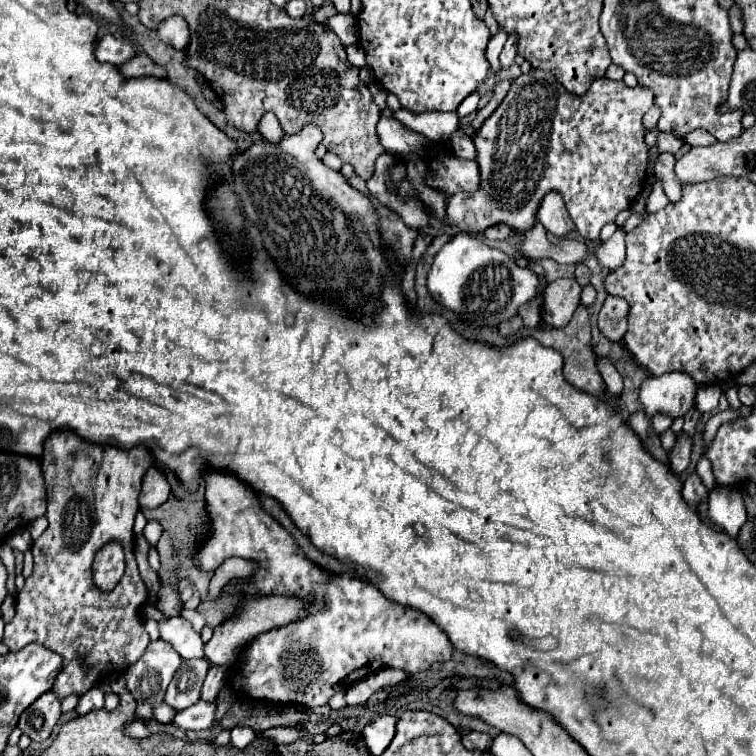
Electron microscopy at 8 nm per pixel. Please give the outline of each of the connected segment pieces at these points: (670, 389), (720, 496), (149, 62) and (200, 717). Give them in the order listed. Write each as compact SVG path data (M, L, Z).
M671 373L661 377L647 377L639 389L639 401L645 415L669 415L671 419L685 417L695 407L697 383L685 373Z
M715 487L709 493L707 517L715 525L725 529L727 535L735 537L747 519L745 505L743 505L739 489L737 487Z
M139 53L137 57L131 57L129 63L123 63L119 67L119 71L127 77L145 77L145 75L153 75L153 77L165 77L165 69L161 65L157 65L151 57L147 57L145 53Z
M199 701L199 703L179 711L171 723L181 727L181 729L187 729L187 731L189 729L209 729L213 725L215 711L217 711L215 701L211 701L211 703Z

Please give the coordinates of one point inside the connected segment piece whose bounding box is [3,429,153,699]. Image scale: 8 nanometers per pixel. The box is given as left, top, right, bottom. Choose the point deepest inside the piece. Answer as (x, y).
(93, 491)

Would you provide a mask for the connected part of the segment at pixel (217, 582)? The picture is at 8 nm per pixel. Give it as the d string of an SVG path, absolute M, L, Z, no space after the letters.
M231 557L225 563L221 563L215 571L215 575L211 577L209 583L209 599L215 599L221 595L221 589L225 587L225 583L229 579L247 579L249 575L253 575L253 571L257 569L257 563L247 561L247 559L239 559L239 557Z

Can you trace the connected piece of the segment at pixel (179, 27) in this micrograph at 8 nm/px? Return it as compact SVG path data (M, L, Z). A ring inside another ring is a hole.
M173 15L165 21L161 21L157 27L157 35L163 43L167 43L179 51L185 51L189 47L189 37L191 37L189 25L179 15Z

